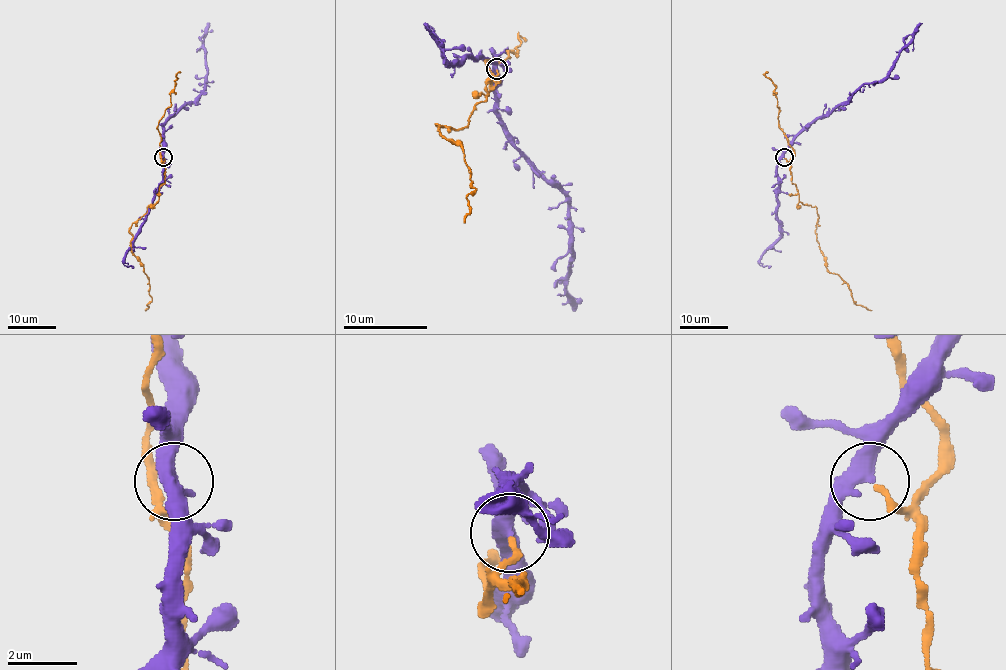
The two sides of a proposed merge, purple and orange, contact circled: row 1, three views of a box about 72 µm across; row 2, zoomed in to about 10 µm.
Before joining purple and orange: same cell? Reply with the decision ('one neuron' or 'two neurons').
two neurons

